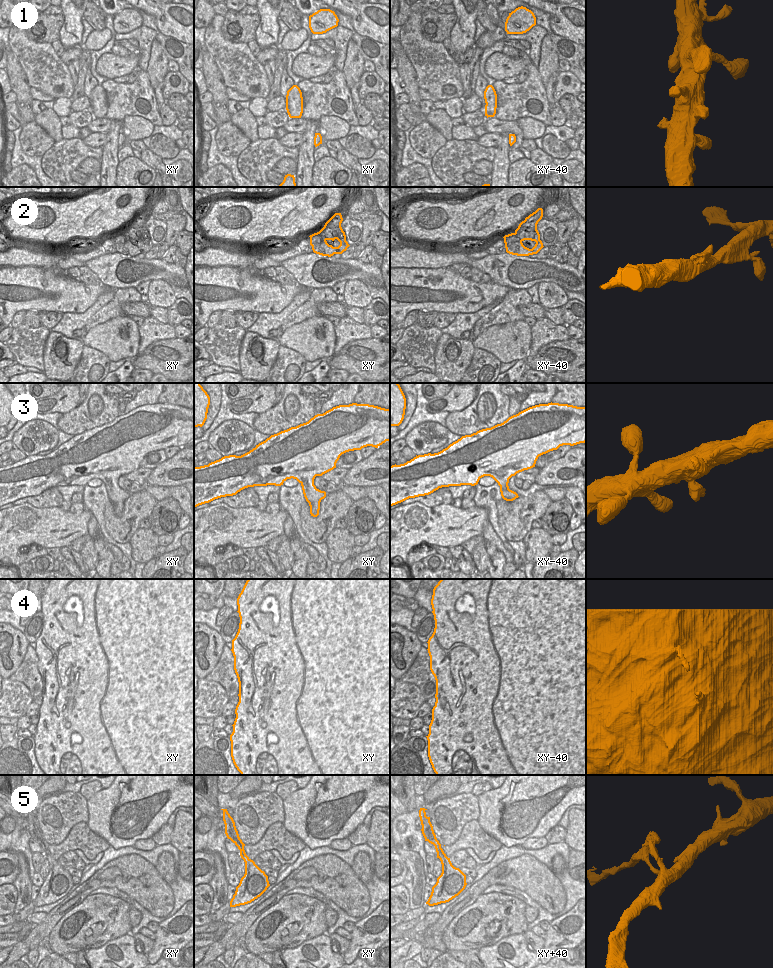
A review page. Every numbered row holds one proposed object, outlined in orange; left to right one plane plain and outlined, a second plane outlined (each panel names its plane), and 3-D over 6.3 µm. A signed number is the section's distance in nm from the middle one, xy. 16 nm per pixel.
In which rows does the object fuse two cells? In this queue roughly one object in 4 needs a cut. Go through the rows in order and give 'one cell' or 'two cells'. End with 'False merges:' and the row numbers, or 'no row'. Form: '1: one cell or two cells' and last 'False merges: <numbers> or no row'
1: one cell
2: one cell
3: one cell
4: one cell
5: two cells
False merges: 5

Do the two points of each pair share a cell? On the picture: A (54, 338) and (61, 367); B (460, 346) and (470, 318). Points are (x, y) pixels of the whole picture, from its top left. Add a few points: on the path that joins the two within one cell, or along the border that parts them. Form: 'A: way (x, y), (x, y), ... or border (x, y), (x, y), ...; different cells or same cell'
A: way (54, 345), (52, 350), (60, 360); same cell
B: border (442, 332), (459, 339); different cells

